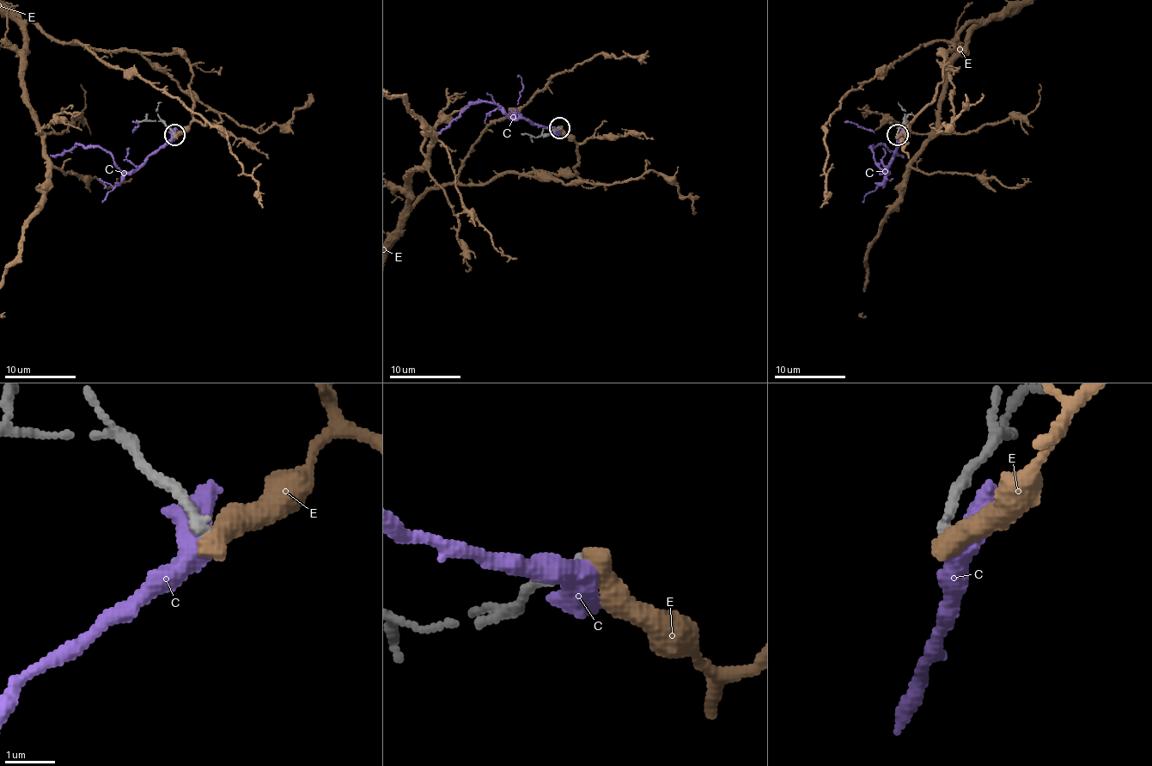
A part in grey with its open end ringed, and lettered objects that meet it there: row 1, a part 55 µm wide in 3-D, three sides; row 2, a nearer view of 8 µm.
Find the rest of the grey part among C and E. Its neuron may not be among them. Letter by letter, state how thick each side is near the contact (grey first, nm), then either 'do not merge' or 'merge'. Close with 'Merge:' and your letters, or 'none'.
C: calibres 240 and 460 nm; do not merge
E: calibres 220 and 480 nm; merge
Merge: E

